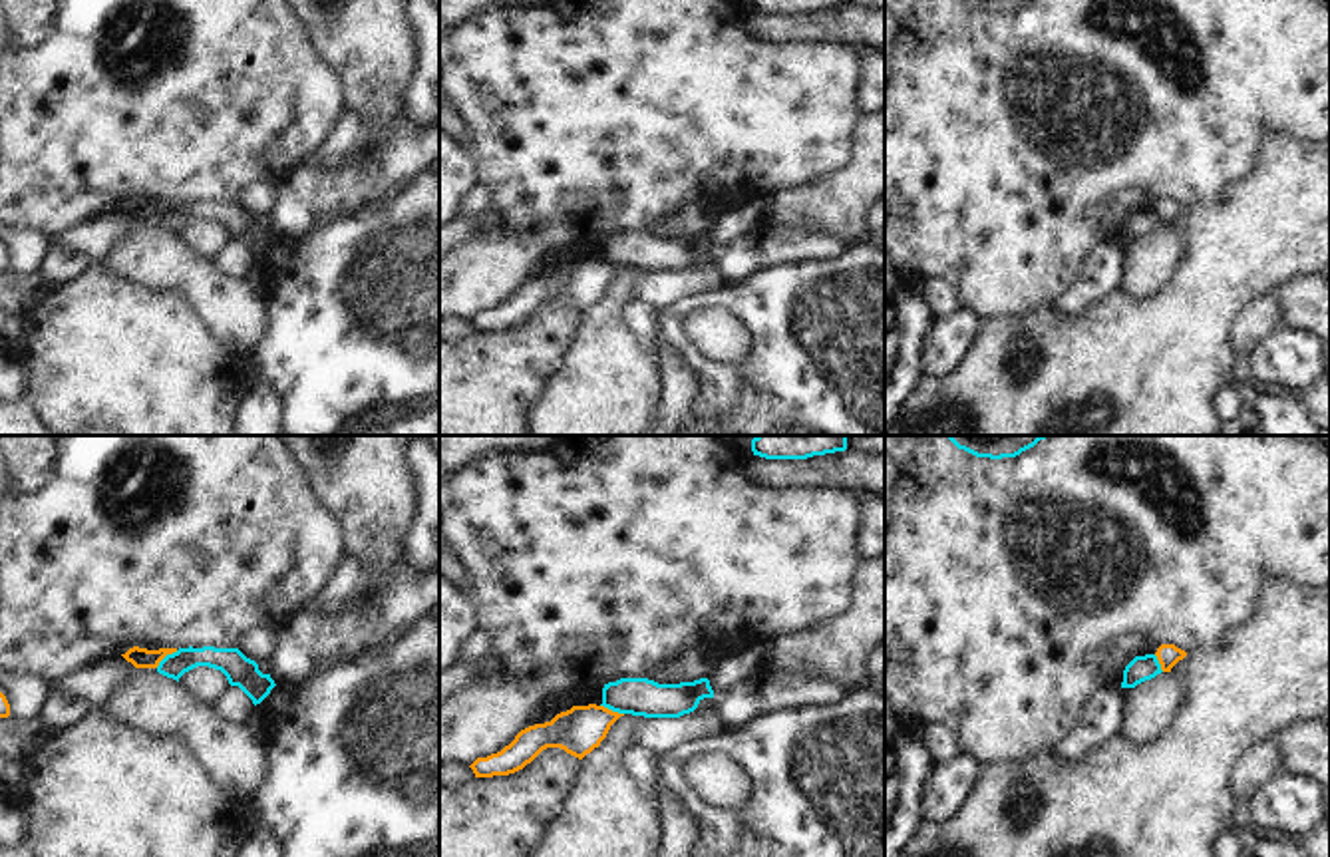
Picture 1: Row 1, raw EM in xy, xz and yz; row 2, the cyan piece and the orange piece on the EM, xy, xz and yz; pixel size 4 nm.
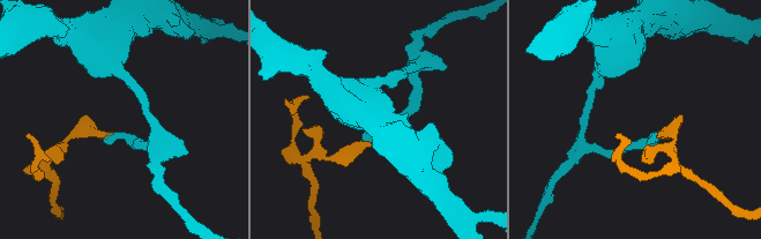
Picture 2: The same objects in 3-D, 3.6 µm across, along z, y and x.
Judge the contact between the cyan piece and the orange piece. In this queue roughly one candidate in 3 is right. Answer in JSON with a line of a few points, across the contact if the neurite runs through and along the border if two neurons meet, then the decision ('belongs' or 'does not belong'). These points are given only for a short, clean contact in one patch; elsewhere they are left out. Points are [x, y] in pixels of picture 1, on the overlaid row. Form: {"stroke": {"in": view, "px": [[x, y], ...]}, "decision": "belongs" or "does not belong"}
{"stroke": {"in": "xy", "px": [[177, 651], [169, 653], [156, 667]]}, "decision": "does not belong"}

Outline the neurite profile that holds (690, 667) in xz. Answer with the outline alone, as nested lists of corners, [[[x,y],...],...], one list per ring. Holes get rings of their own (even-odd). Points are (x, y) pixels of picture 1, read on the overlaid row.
[[[686,650],[682,656],[666,662],[666,666],[652,676],[658,684],[680,684],[710,678],[714,664],[698,650]]]

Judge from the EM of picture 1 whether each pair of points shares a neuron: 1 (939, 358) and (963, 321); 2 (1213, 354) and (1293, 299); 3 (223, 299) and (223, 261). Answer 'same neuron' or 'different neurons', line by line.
1: same neuron
2: different neurons
3: different neurons

